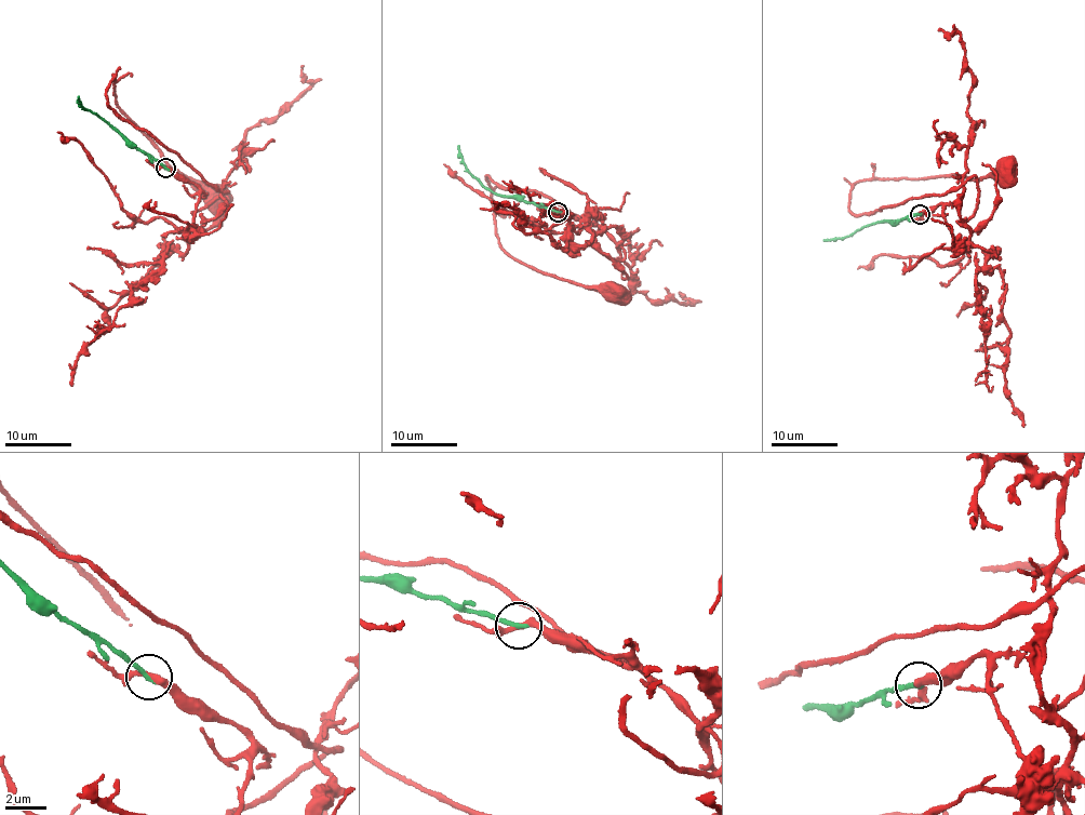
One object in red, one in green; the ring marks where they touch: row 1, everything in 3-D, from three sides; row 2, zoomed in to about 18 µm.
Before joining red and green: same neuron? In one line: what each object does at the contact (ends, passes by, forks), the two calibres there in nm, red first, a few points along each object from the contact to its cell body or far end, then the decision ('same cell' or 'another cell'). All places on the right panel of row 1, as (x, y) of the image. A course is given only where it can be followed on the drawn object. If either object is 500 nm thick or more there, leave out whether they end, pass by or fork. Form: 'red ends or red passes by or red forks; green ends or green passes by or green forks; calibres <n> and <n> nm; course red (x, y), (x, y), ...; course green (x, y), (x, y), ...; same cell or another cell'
red passes by; green ends; calibres 280 and 240 nm; course red (919, 214), (942, 205), (953, 238), (970, 236), (962, 187), (858, 215), (851, 191), (1005, 170); course green (920, 214), (908, 215), (898, 224), (879, 223), (824, 241); another cell

